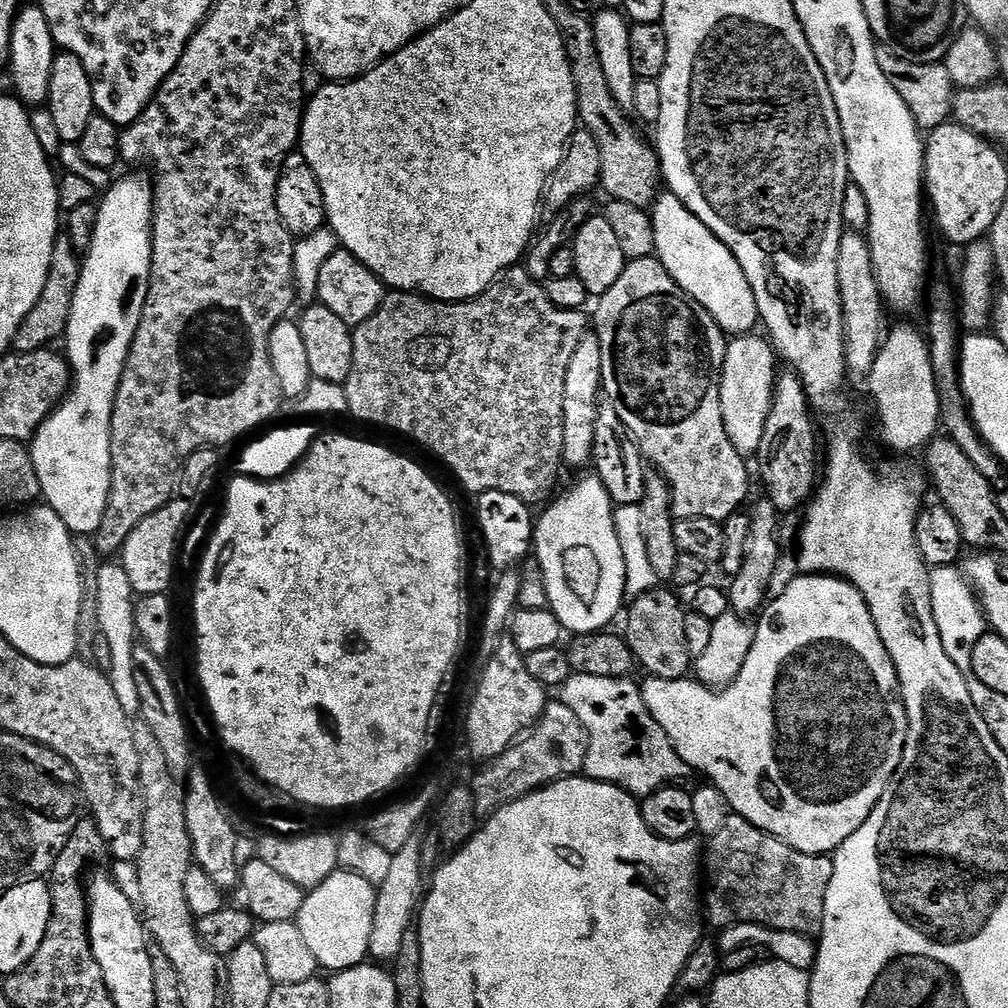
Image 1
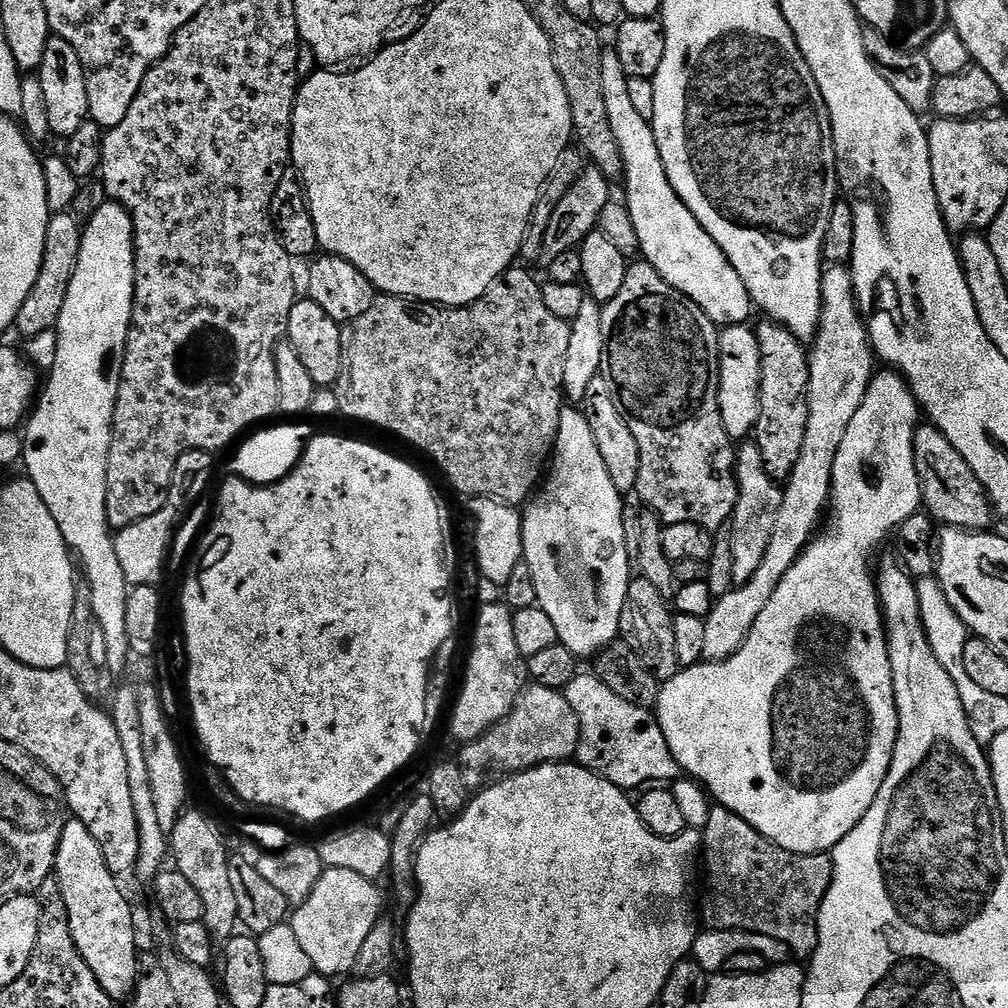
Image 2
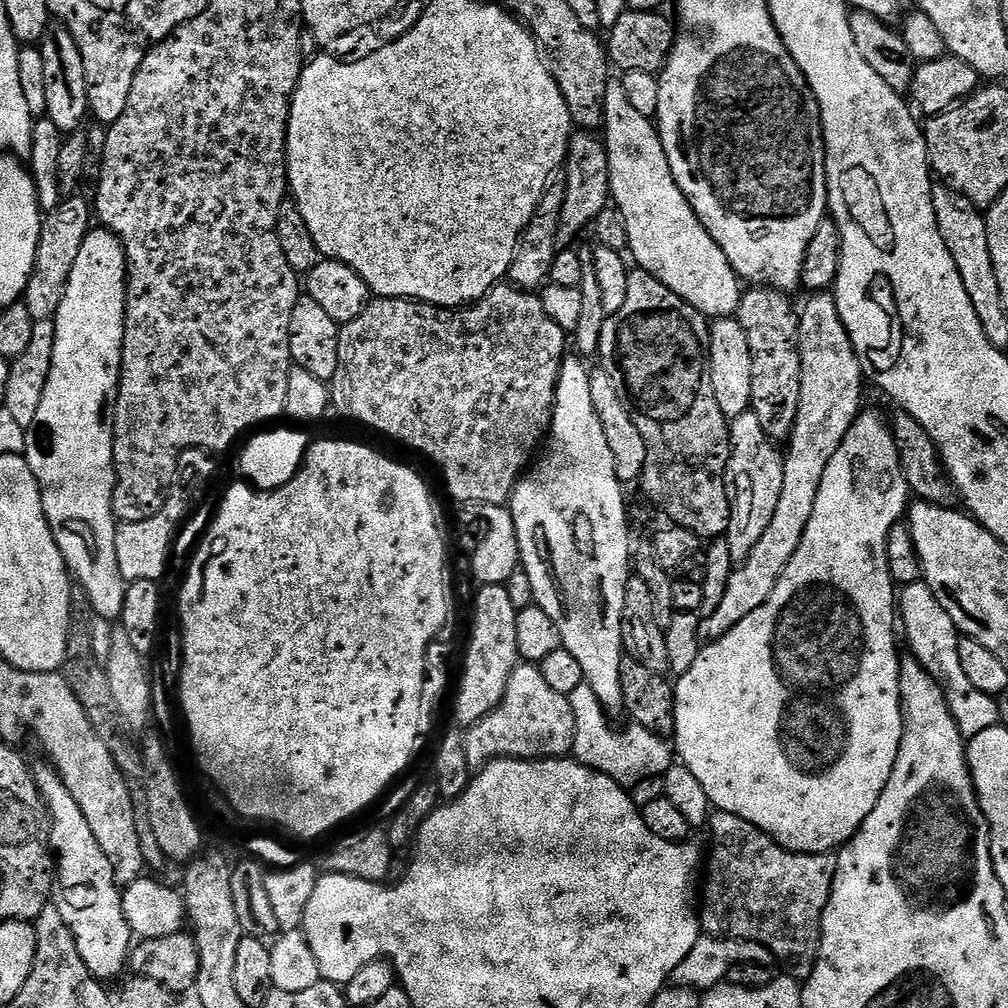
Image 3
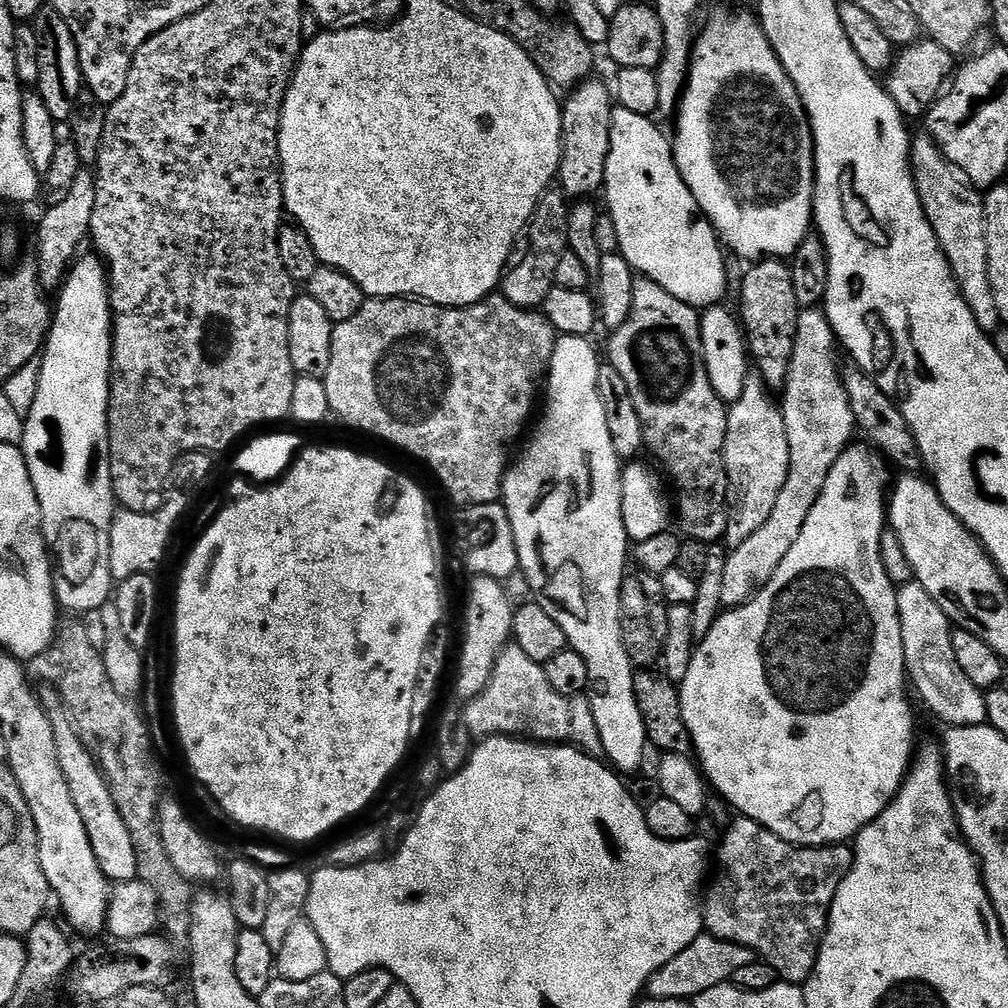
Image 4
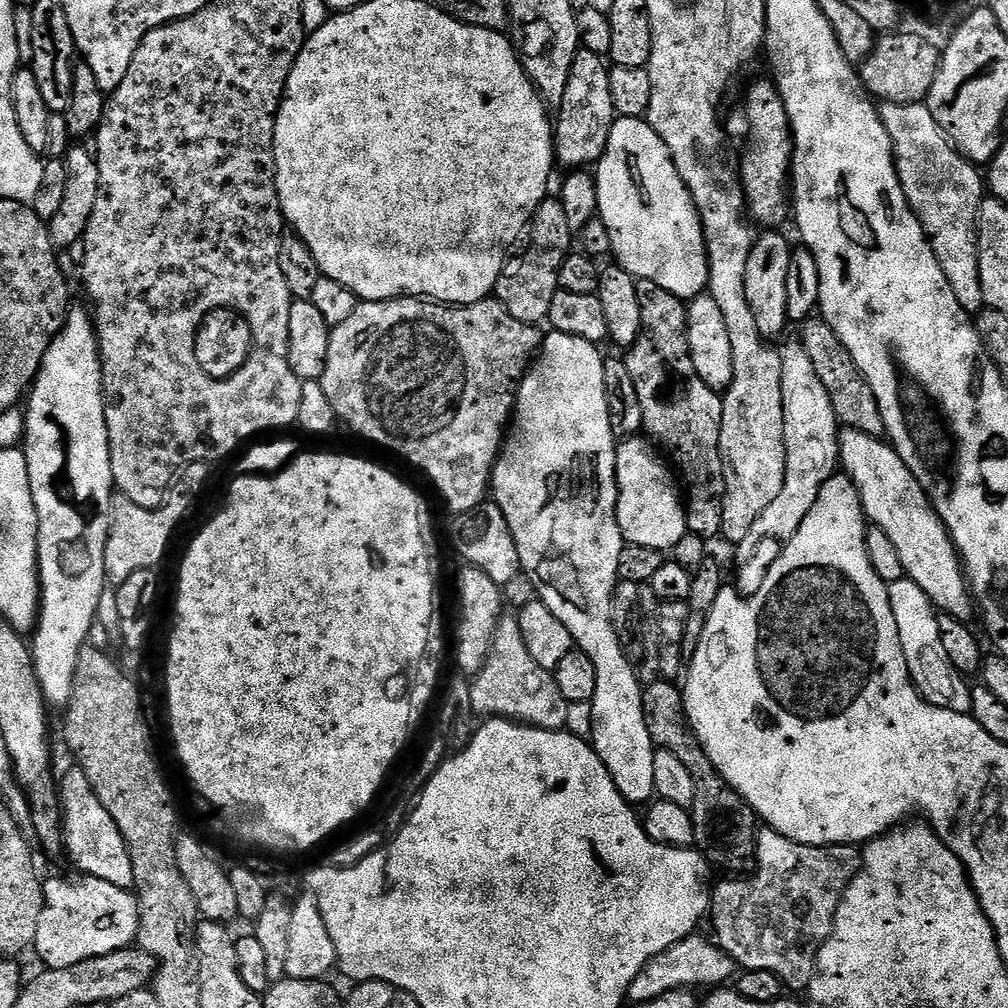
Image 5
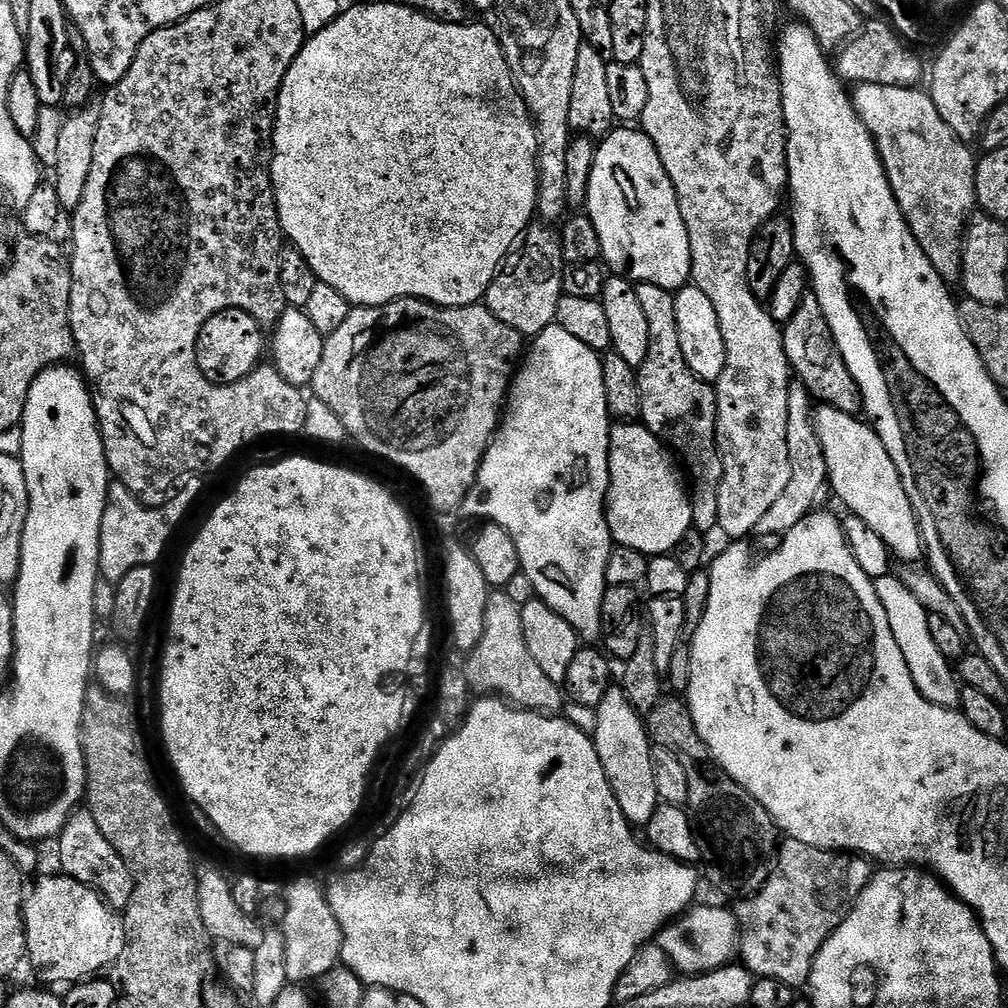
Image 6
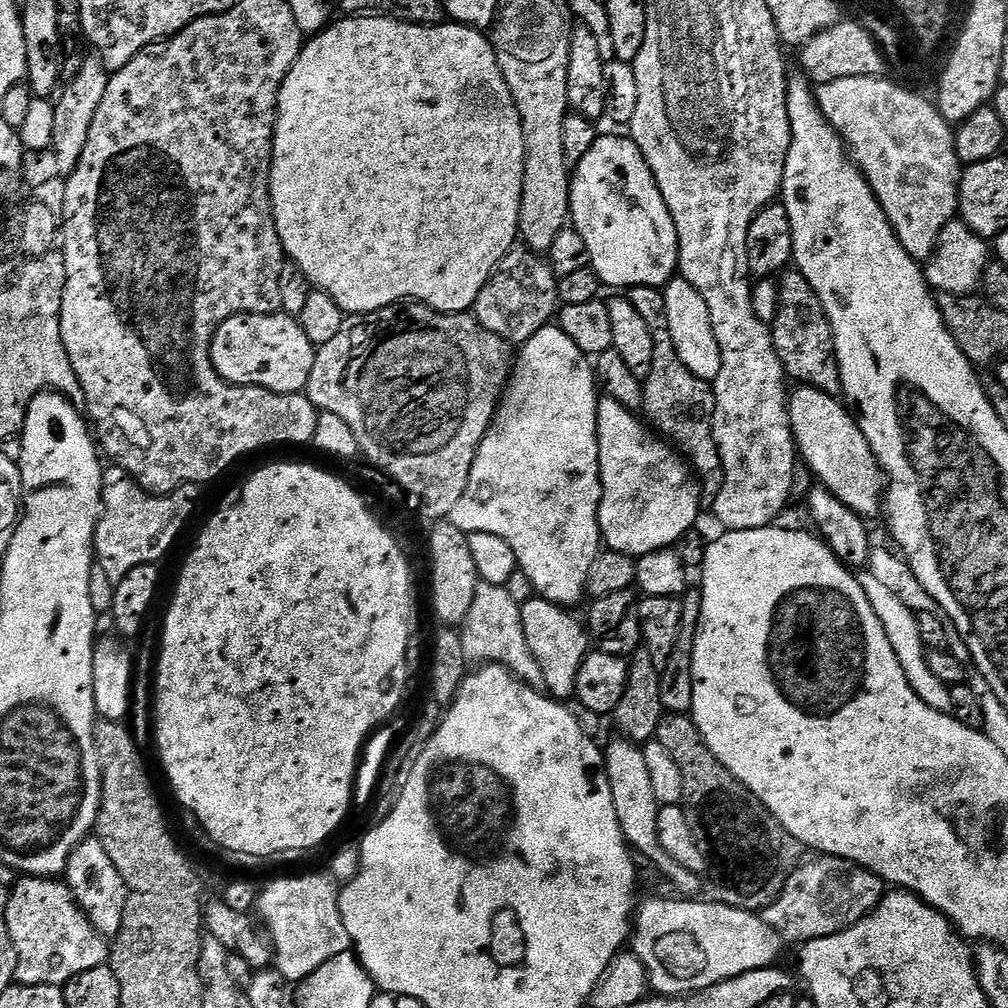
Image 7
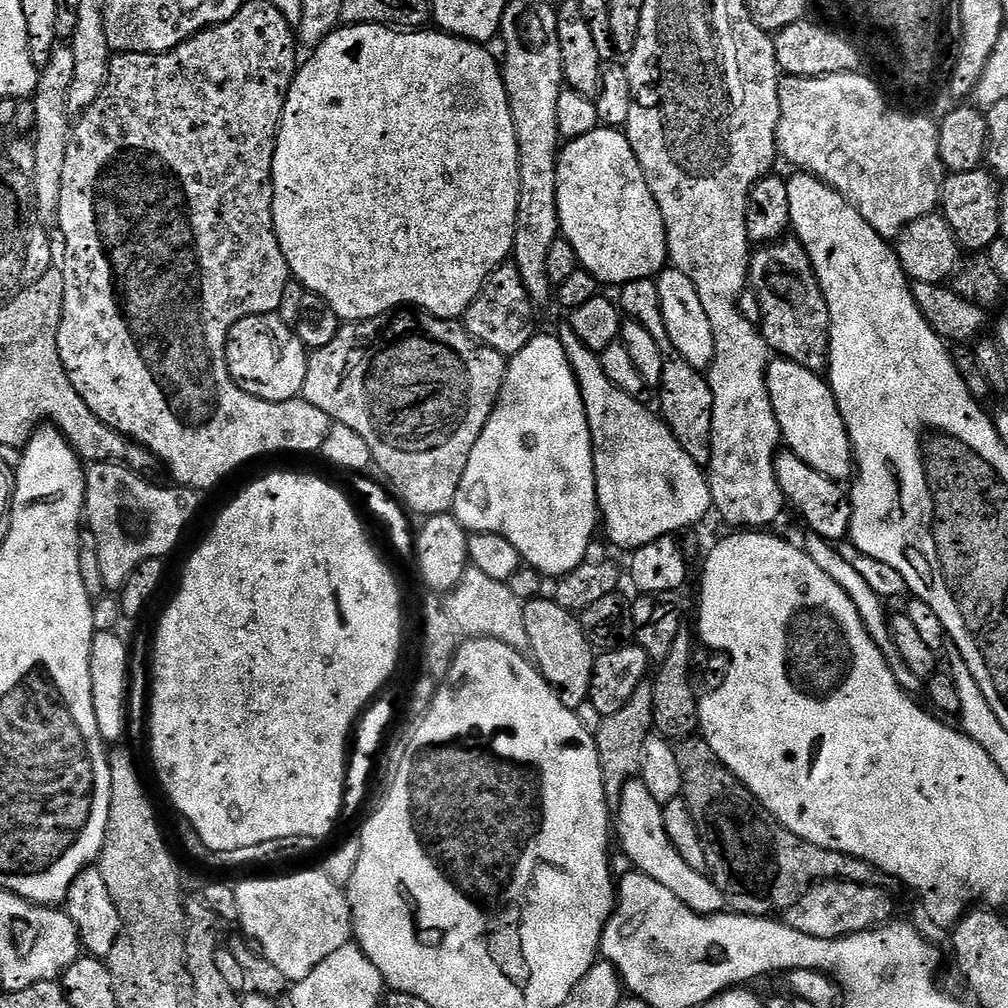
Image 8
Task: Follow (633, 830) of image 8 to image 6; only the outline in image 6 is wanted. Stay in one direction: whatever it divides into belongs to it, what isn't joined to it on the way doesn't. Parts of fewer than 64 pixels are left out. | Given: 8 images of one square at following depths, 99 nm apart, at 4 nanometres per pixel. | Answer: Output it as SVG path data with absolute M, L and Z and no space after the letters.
M620 686L609 688L595 709L598 726L594 743L602 762L602 770L606 770L610 790L614 790L614 798L618 798L618 806L622 806L622 814L628 819L628 823L646 826L650 818L654 818L654 810L661 803L658 786L654 786L654 745L648 738L645 717L636 711Z

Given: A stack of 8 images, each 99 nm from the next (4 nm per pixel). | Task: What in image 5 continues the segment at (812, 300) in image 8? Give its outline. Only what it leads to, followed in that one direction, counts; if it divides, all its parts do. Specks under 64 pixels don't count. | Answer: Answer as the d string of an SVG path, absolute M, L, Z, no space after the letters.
M809 318L803 322L800 329L799 343L803 344L806 354L809 355L822 386L826 386L826 394L830 394L836 419L845 429L883 437L885 430L882 410L878 410L878 398L874 398L870 382L866 382L866 378L860 373L854 358L850 358L850 350L842 346L838 334L834 334L834 330L822 318Z

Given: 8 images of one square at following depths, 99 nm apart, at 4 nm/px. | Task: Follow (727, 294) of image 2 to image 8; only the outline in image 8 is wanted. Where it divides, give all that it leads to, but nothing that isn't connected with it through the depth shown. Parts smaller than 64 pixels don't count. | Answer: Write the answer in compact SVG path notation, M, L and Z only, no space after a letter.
M601 126L561 147L560 161L556 163L556 205L563 239L574 246L579 267L585 268L601 285L651 280L669 263L662 210L658 210L658 202L654 202L654 194L650 194L650 186L646 186L642 166L638 166L638 158L628 147L627 135L617 129Z

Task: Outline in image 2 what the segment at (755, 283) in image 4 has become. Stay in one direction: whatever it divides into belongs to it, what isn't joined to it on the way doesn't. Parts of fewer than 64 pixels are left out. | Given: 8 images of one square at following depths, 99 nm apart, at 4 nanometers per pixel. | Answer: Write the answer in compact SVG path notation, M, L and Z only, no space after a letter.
M764 322L761 328L755 329L762 358L762 374L760 375L760 417L756 423L754 442L762 452L763 465L767 473L777 482L787 481L794 466L798 464L798 457L802 452L802 445L806 438L806 422L810 418L810 406L808 405L808 383L810 382L810 370L808 369L809 349L805 341L799 340L790 330L780 327L775 322Z

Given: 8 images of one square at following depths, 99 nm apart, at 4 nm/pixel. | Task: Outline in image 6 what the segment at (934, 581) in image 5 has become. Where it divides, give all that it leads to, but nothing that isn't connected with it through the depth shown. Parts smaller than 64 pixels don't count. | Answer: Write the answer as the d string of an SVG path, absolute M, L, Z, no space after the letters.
M827 406L815 409L816 437L822 444L822 454L826 456L828 484L836 491L836 496L848 507L851 515L862 518L878 533L878 538L886 542L897 561L905 560L916 564L925 559L924 540L920 537L920 523L914 514L910 494L902 486L902 474L894 466L894 458L882 446L882 438L863 419L842 414Z

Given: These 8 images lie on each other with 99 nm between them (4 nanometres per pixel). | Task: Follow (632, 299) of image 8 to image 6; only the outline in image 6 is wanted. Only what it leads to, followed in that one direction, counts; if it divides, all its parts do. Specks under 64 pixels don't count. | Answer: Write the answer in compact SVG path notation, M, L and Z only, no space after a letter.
M636 284L636 289L646 322L650 322L650 354L646 354L646 362L642 362L638 370L642 394L640 420L679 457L690 477L693 529L703 534L715 533L718 528L718 490L724 473L716 441L716 390L709 381L699 380L694 370L686 366L686 358L682 358L678 318L674 316L675 295L653 284Z

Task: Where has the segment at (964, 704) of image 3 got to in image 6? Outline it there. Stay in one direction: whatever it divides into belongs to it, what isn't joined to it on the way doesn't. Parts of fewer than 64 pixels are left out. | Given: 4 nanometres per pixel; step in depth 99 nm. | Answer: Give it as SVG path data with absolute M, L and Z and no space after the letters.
M896 574L878 578L876 593L878 602L882 602L882 610L886 610L886 618L890 618L890 630L902 650L902 658L906 658L906 666L910 666L910 678L914 678L914 686L918 686L918 690L927 700L934 702L934 706L959 709L962 685L953 665L942 654L942 650L938 650L938 645L930 634L929 609L924 609L923 602L896 577Z

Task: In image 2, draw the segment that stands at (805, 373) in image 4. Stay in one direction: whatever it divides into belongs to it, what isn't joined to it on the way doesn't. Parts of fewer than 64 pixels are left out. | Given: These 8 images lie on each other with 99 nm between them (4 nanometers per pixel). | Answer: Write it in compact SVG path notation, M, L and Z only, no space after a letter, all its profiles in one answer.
M833 263L825 267L822 280L822 314L816 335L810 344L808 369L808 405L810 418L806 422L806 438L798 464L789 474L783 485L782 510L778 510L778 522L774 525L774 538L762 566L745 584L719 597L713 603L707 619L704 660L729 660L746 641L754 622L764 615L766 602L774 598L778 582L786 578L790 566L804 553L814 533L820 515L825 515L832 495L832 475L834 458L842 437L850 427L858 406L866 394L868 384L874 375L874 353L868 339L868 325L860 314L860 304L856 301L856 291L852 281L852 270L847 263Z

